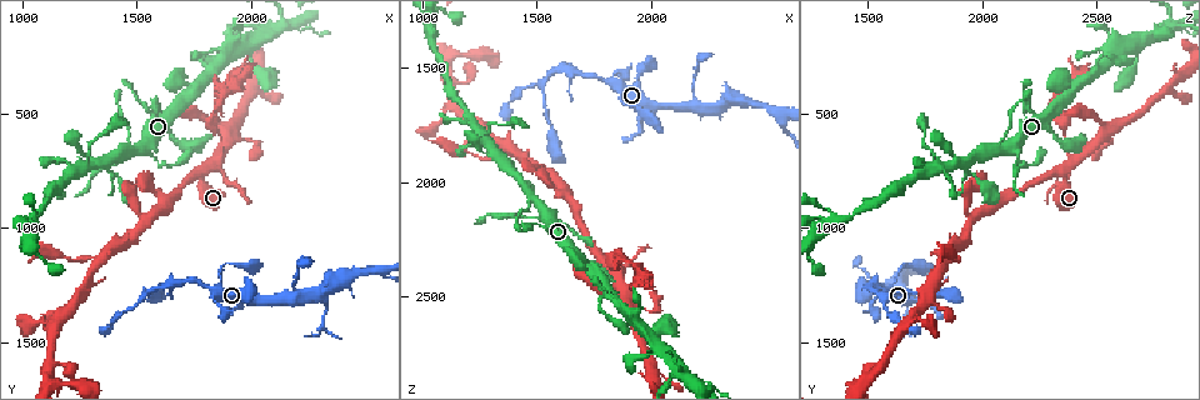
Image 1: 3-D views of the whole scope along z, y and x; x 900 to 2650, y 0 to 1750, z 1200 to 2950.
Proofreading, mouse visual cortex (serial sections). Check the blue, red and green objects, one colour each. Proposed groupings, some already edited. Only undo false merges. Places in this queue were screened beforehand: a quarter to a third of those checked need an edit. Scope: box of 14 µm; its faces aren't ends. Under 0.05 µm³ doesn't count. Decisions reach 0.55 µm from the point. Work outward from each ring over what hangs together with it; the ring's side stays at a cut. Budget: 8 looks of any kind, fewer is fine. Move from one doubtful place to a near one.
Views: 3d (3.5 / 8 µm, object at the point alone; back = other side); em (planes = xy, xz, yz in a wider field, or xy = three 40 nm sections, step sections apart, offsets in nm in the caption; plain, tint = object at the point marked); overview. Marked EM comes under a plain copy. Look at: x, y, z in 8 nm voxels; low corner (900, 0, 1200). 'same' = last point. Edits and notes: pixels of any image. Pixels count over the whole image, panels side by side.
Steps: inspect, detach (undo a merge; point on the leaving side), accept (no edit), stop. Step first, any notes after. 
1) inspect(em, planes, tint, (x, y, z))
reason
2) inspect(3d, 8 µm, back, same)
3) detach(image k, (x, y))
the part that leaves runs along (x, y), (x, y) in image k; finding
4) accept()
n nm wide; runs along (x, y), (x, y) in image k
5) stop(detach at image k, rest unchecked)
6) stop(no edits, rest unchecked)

inspect(3d, 3.5 µm, (2020, 620, 2550))
abrupt turn

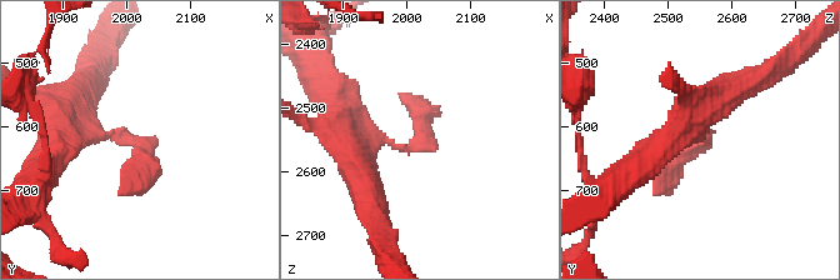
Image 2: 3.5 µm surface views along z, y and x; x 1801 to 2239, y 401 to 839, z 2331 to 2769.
inspect(em, xy, step 1, tint, (2030, 620, 2550))
now the EM

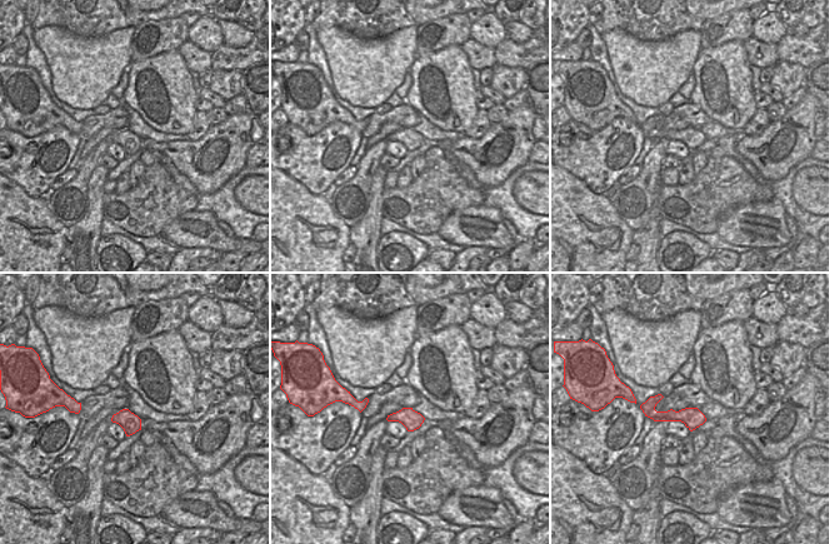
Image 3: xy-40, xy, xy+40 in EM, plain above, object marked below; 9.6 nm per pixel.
accept()
runs along (644, 407), (655, 415), (702, 419) in image 3; one cell here

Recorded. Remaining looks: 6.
inspect(3d, 3.5 µm, (1860, 590, 2350))
narrows sharply

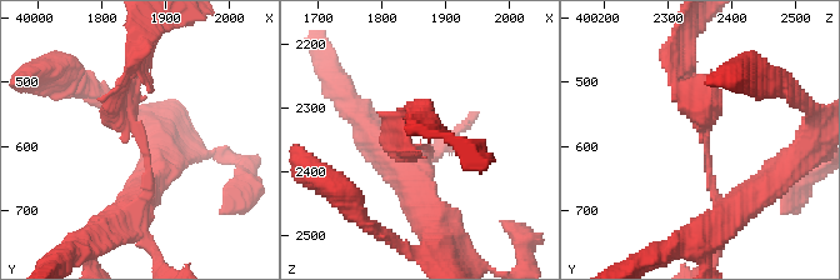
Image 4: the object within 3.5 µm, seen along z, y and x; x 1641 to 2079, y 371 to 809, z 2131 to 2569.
inspect(em, xy, step 1, tint, (1870, 595, 2360))
shape alone is not enough

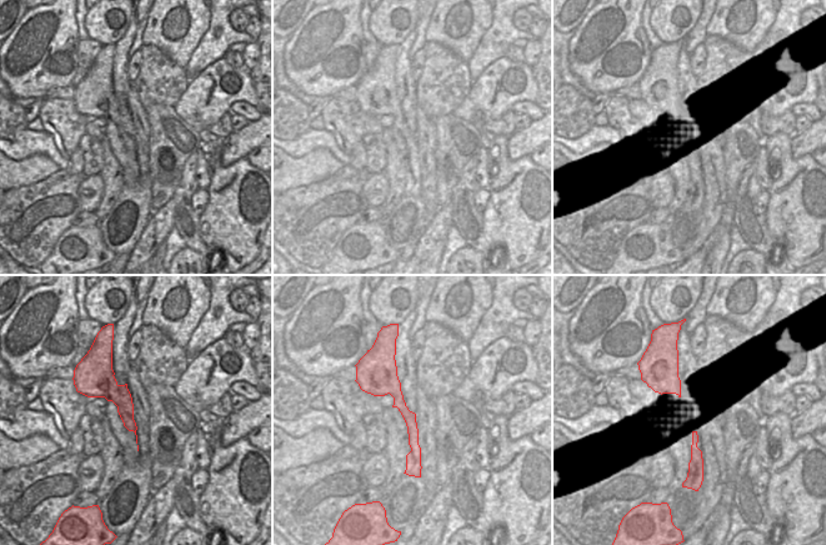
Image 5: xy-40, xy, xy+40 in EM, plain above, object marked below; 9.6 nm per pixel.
accept()
120 nm wide; runs along (730, 213), (710, 186), (708, 118), (679, 83) in image 4; continuous, no second cell

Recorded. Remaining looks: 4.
inspect(3d, 3.5 µm, back, (1370, 1120, 1850))
two arms in line, one across

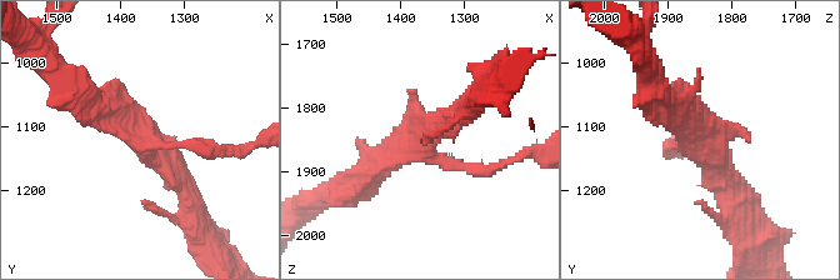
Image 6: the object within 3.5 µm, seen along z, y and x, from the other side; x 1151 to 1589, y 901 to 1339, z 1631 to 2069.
inspect(em, xy, step 1, tint, (1365, 1115, 1840))
shape alone is not enough

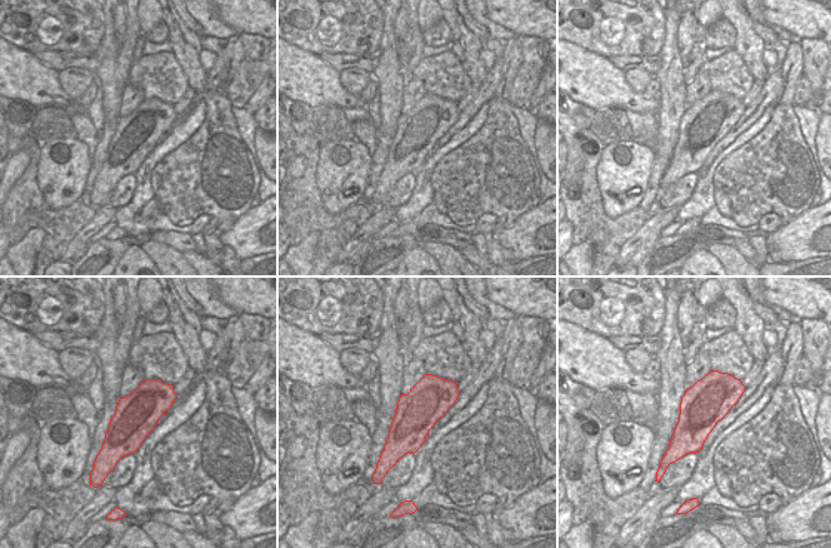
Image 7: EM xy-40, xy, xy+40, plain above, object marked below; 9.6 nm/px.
accept()
runs along (81, 96), (120, 111), (189, 200) in image 6; one cell here

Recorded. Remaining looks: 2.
stop(no edits, rest unchecked)

